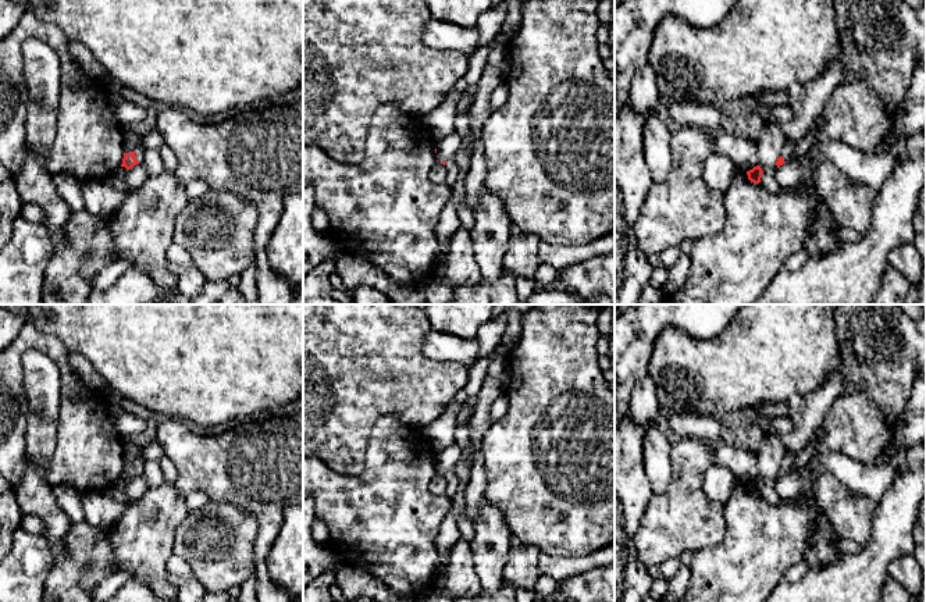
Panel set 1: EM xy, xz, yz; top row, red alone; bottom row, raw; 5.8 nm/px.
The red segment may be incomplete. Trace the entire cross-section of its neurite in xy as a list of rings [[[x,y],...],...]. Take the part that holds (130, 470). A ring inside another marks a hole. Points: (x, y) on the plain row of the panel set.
[[[145,457],[138,459],[135,463],[124,464],[121,478],[131,481],[133,477],[142,474],[143,473],[143,463],[145,463]]]

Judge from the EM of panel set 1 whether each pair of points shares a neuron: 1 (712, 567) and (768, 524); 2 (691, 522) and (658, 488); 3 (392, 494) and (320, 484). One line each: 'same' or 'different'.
1: same
2: different
3: same

